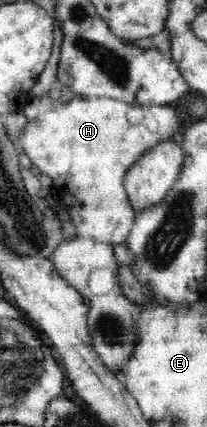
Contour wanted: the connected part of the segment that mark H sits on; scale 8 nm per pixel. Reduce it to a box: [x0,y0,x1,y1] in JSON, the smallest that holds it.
[18,96,183,245]

